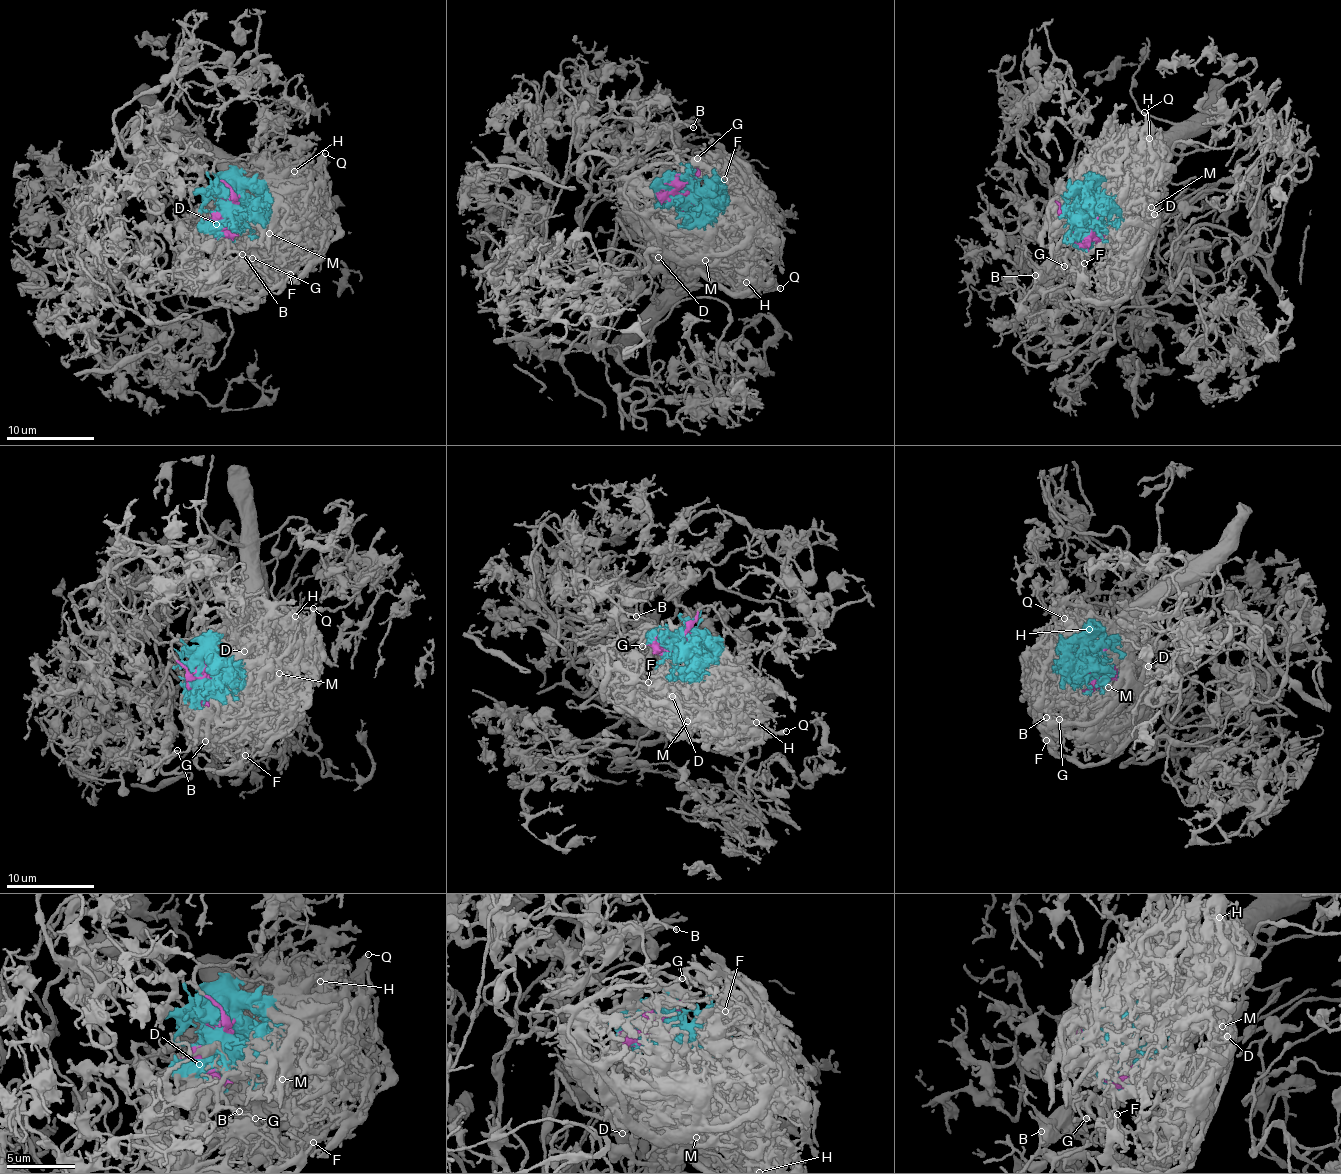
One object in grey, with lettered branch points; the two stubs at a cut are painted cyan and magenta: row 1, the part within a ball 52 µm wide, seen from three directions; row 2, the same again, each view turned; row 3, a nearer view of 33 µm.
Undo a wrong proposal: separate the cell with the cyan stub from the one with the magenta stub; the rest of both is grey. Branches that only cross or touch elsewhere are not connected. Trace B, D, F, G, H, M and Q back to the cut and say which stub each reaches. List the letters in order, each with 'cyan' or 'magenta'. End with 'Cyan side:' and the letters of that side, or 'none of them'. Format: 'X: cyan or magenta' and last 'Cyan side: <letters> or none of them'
B: magenta
D: cyan
F: cyan
G: cyan
H: cyan
M: cyan
Q: cyan
Cyan side: D, F, G, H, M, Q

